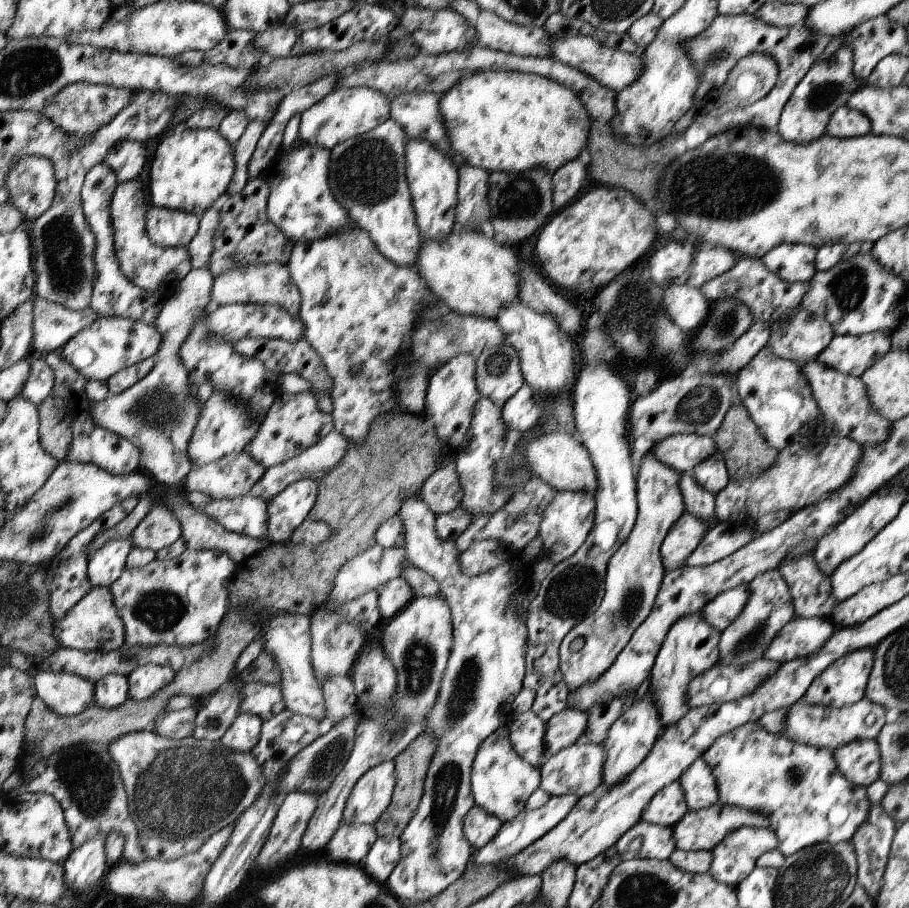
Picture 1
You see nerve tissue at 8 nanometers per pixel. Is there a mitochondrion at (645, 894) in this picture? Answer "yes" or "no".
yes

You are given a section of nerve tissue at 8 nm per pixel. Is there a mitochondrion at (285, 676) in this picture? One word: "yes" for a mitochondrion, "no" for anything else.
no

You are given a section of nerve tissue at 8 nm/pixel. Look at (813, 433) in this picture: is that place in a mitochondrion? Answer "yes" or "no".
no

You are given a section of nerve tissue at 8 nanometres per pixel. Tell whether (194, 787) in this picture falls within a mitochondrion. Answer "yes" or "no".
yes

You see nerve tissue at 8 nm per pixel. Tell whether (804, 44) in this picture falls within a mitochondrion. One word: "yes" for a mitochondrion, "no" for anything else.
yes

